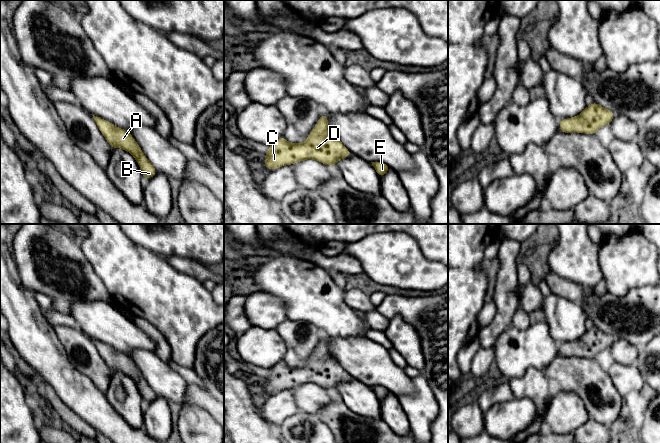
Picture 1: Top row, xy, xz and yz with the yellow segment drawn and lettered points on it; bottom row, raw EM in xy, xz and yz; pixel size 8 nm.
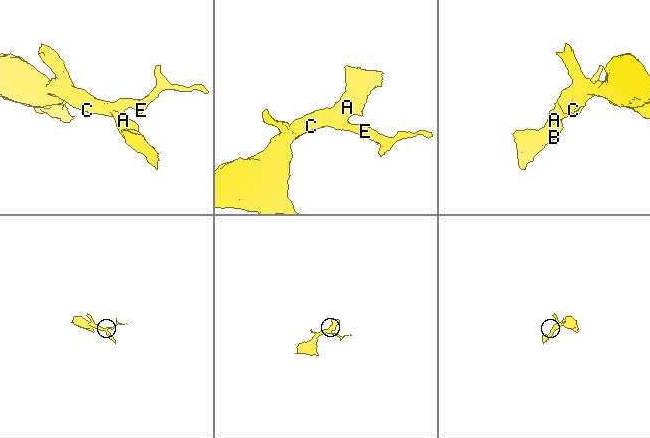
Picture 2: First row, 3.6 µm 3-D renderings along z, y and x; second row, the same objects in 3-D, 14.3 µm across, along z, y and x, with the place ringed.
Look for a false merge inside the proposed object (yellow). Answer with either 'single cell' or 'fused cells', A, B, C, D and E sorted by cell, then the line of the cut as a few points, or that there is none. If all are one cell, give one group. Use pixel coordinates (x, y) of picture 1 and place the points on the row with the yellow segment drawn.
single cell | A B C D E | no cut

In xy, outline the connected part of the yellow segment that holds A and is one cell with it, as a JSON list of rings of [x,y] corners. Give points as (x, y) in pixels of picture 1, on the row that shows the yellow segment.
[[[94,115],[92,116],[111,148],[122,148],[135,157],[144,179],[150,179],[157,174],[155,167],[145,157],[141,148],[131,136],[130,132],[118,128],[116,125],[103,120],[101,117]]]

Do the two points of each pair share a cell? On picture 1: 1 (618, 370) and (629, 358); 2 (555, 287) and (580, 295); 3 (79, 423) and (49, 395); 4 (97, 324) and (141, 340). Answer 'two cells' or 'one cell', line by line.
1: two cells
2: one cell
3: one cell
4: one cell

